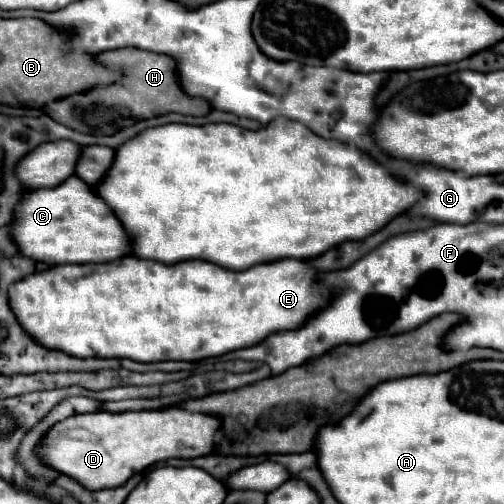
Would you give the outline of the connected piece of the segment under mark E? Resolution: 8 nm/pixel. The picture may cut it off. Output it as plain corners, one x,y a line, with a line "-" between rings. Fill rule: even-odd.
121,257
109,263
59,265
15,281
9,289
9,305
23,331
43,347
75,357
153,361
199,361
217,357
263,341
273,331
297,329
327,303
327,289
315,281
315,271
297,259
261,263
247,271
227,271
213,263
187,261
175,265
141,257

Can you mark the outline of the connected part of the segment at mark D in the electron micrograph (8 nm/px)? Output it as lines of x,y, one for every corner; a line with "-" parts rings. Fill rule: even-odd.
179,407
157,411
127,411
127,413
83,413
55,423
37,443
37,459
79,481
87,489
107,489
123,485
133,473
159,461
183,457
201,457
211,453
213,435
219,429
219,419
211,415
195,415

